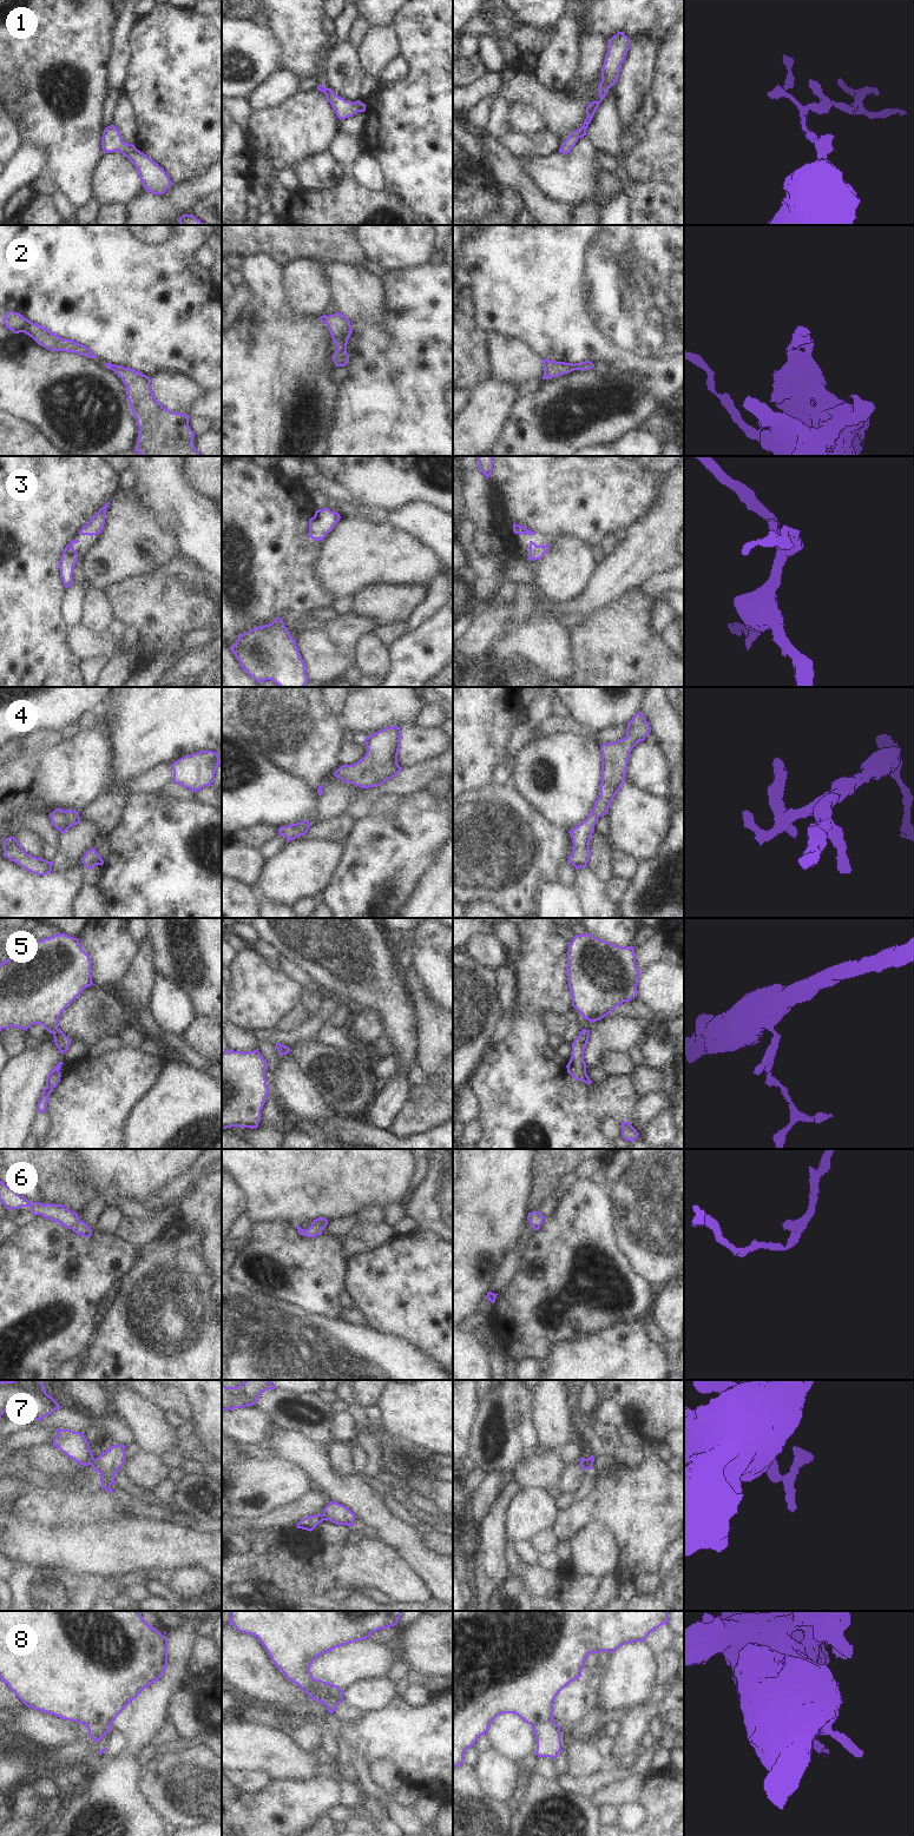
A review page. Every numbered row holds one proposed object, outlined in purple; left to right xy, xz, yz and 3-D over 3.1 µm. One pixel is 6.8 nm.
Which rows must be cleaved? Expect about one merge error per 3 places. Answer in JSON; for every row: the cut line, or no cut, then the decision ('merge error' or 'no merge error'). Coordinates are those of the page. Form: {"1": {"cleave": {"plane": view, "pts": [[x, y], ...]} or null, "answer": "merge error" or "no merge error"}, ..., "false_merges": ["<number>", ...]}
{"1": {"cleave": null, "answer": "no merge error"}, "2": {"cleave": null, "answer": "no merge error"}, "3": {"cleave": null, "answer": "no merge error"}, "4": {"cleave": null, "answer": "no merge error"}, "5": {"cleave": null, "answer": "no merge error"}, "6": {"cleave": null, "answer": "no merge error"}, "7": {"cleave": {"plane": "xy", "pts": [[94, 1459], [91, 1465]]}, "answer": "merge error"}, "8": {"cleave": {"plane": "xy", "pts": [[110, 1724], [91, 1723], [87, 1726]]}, "answer": "merge error"}, "false_merges": ["7", "8"]}

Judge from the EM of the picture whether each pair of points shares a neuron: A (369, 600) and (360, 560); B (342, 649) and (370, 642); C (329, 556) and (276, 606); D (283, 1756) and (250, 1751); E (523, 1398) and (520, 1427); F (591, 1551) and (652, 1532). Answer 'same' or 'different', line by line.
A: different
B: different
C: different
D: same
E: same
F: different

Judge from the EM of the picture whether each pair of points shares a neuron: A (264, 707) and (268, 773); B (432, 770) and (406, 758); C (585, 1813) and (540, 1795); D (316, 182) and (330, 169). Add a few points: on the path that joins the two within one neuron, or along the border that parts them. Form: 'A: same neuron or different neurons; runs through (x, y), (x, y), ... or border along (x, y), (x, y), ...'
A: different neurons; border along (245, 738), (288, 773)
B: different neurons; border along (440, 754), (420, 764), (402, 768)
C: same neuron; runs through (574, 1813), (556, 1810), (551, 1805)
D: same neuron; runs through (320, 178), (327, 172)

